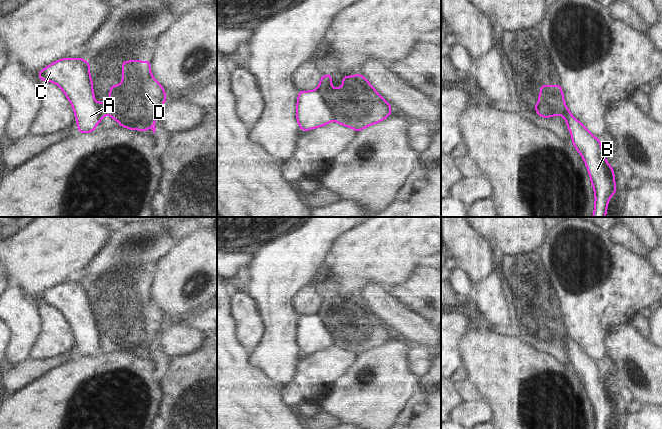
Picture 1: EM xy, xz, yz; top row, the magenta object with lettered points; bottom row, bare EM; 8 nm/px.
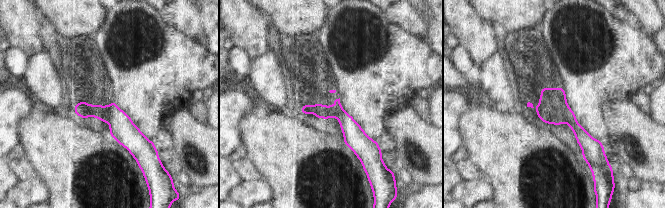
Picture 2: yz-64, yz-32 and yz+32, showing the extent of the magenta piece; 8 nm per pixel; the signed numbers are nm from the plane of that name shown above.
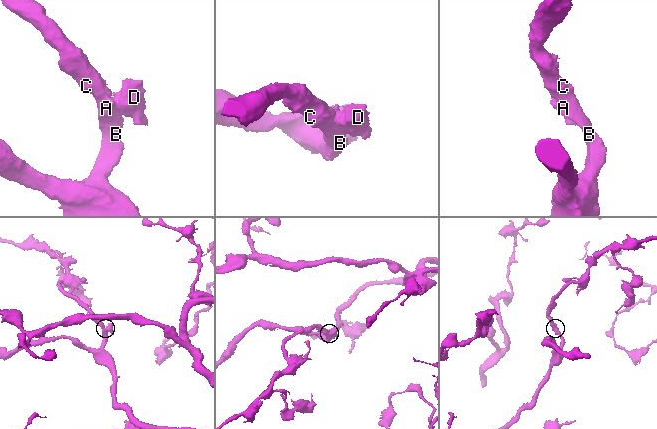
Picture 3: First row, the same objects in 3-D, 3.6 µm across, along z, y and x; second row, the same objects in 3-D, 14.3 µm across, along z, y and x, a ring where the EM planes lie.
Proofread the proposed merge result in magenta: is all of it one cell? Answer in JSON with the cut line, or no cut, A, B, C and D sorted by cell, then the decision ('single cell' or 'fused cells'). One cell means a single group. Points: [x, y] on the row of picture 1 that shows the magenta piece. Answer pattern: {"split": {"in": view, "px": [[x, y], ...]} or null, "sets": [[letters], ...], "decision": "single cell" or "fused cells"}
{"split": {"in": "xz", "px": [[343, 87], [342, 90], [334, 93], [335, 106], [332, 118]]}, "sets": [["A", "B", "C"], ["D"]], "decision": "fused cells"}

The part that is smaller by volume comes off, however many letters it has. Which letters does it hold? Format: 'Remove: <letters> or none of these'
Remove: D

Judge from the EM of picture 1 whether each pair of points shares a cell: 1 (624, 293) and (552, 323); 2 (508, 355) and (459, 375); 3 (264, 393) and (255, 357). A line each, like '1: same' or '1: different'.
1: same
2: different
3: different

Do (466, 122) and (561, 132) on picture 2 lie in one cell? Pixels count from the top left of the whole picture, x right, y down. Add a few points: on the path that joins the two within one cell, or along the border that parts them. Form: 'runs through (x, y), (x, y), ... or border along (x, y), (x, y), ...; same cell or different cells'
runs through (490, 132), (537, 132); same cell

